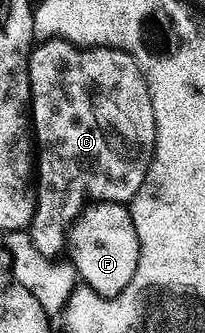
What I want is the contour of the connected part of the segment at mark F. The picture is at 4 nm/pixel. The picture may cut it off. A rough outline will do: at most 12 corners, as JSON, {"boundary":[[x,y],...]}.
{"boundary":[[89,203],[68,233],[70,263],[99,296],[138,270],[125,205]]}

